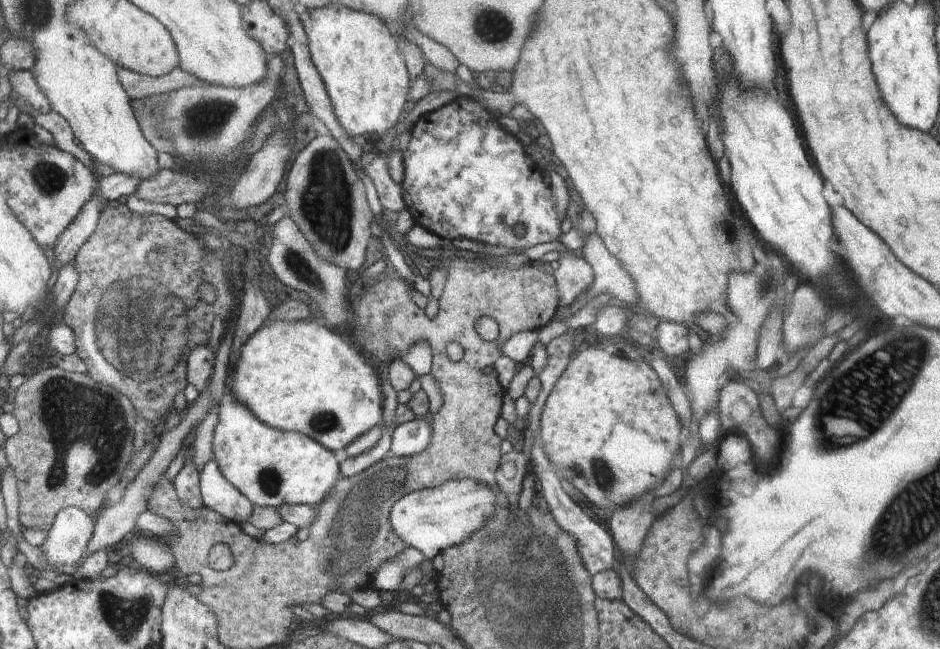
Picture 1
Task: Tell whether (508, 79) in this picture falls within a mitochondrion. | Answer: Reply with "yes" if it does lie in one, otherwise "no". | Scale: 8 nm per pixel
no

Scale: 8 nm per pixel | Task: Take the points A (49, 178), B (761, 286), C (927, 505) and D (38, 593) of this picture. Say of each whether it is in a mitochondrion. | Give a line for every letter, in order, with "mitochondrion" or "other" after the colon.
A: mitochondrion
B: mitochondrion
C: mitochondrion
D: other

